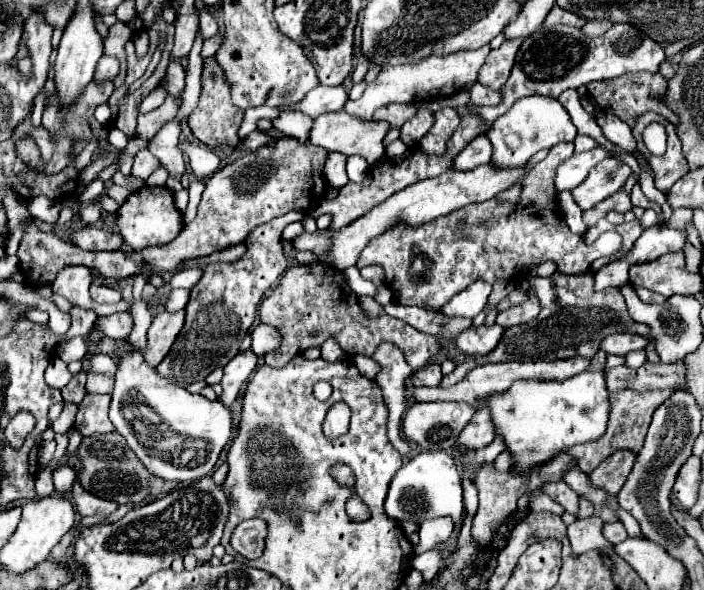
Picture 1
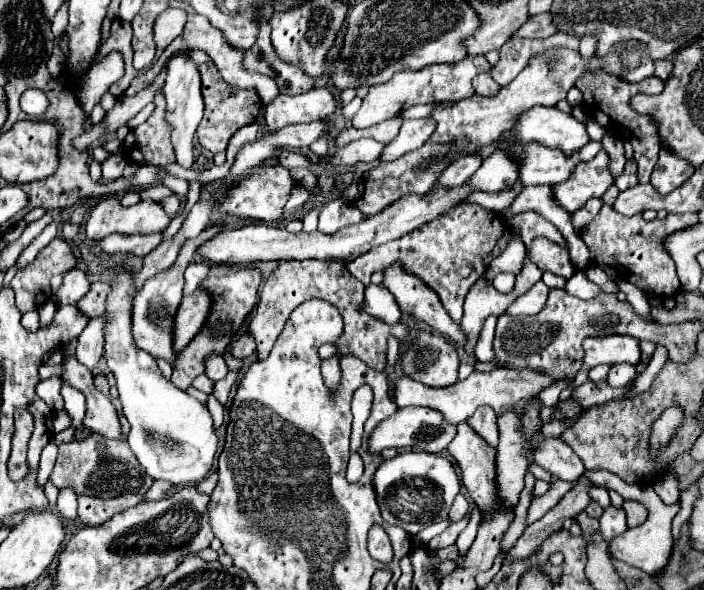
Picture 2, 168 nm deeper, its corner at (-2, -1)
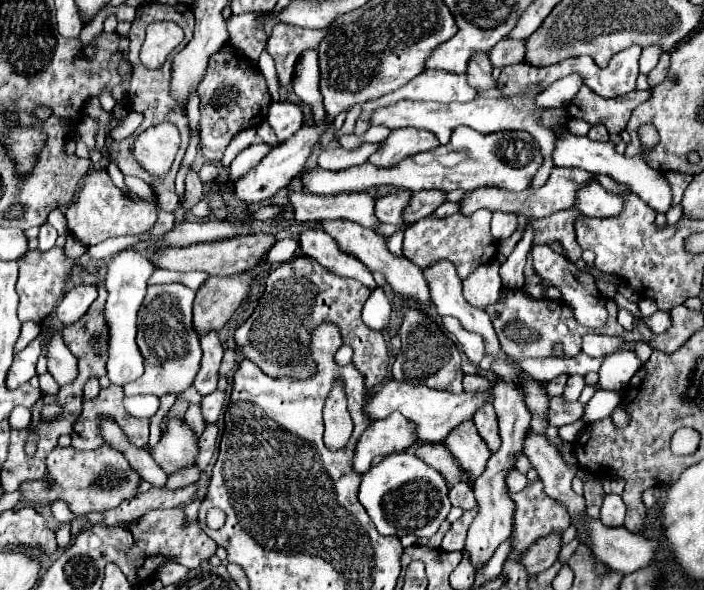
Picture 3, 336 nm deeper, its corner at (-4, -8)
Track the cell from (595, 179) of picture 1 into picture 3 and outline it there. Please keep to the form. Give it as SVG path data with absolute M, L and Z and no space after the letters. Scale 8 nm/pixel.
M555 167L549 175L549 179L545 181L543 187L535 189L535 187L527 187L519 193L513 191L503 191L503 189L473 189L465 195L465 199L461 201L459 213L463 213L465 217L473 215L477 209L489 209L489 211L503 211L503 213L521 213L527 219L539 219L539 217L547 217L551 213L563 211L563 209L571 209L575 203L575 189L579 185L585 185L593 175L583 171L583 169L565 169L565 167Z

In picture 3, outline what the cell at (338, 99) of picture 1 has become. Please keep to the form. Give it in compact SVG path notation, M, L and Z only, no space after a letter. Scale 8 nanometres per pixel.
M271 103L267 123L273 127L279 141L287 141L303 125L303 113L295 103Z

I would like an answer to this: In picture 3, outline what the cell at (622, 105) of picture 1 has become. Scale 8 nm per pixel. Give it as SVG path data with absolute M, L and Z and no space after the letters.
M581 85L579 93L571 99L567 115L573 119L585 119L591 125L605 125L609 133L619 133L625 129L633 109L647 101L649 91L631 91L627 95L603 99L589 87Z

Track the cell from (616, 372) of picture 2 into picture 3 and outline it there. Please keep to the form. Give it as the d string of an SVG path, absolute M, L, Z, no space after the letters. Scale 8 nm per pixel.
M599 389L591 401L585 405L585 413L581 417L583 423L591 423L591 421L599 421L599 419L605 419L609 417L615 407L621 403L621 391L605 391L605 389Z

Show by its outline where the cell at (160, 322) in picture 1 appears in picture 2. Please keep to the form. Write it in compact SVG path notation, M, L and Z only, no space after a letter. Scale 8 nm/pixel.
M197 290L191 296L183 298L177 310L175 322L173 322L173 350L175 352L187 346L193 334L197 334L197 330L205 324L209 306L211 306L211 298L209 294L205 294L205 290Z

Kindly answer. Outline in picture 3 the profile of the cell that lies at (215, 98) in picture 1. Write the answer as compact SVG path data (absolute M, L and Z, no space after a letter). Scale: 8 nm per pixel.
M221 47L209 59L205 77L197 87L197 95L201 99L201 149L203 155L213 163L221 161L225 147L239 131L247 127L257 127L263 121L263 107L267 101L271 103L265 77L255 67L257 65L249 57L233 47Z

